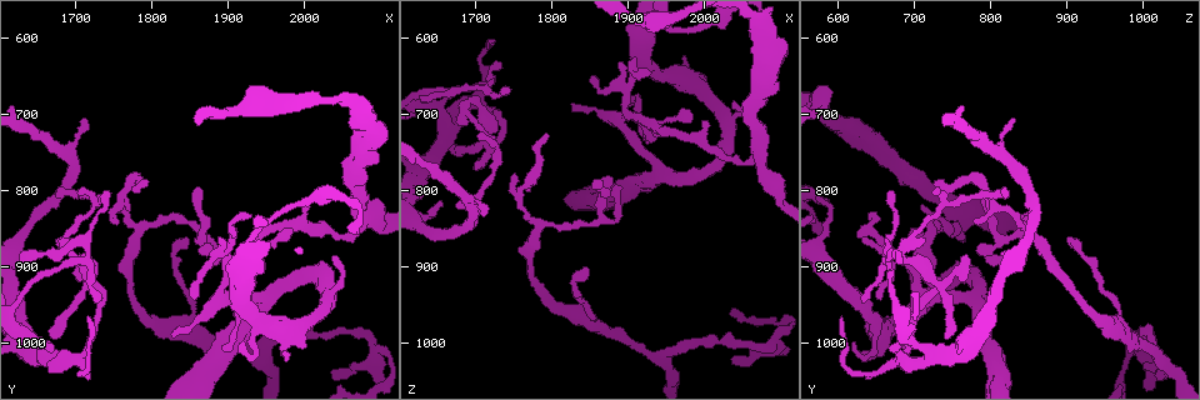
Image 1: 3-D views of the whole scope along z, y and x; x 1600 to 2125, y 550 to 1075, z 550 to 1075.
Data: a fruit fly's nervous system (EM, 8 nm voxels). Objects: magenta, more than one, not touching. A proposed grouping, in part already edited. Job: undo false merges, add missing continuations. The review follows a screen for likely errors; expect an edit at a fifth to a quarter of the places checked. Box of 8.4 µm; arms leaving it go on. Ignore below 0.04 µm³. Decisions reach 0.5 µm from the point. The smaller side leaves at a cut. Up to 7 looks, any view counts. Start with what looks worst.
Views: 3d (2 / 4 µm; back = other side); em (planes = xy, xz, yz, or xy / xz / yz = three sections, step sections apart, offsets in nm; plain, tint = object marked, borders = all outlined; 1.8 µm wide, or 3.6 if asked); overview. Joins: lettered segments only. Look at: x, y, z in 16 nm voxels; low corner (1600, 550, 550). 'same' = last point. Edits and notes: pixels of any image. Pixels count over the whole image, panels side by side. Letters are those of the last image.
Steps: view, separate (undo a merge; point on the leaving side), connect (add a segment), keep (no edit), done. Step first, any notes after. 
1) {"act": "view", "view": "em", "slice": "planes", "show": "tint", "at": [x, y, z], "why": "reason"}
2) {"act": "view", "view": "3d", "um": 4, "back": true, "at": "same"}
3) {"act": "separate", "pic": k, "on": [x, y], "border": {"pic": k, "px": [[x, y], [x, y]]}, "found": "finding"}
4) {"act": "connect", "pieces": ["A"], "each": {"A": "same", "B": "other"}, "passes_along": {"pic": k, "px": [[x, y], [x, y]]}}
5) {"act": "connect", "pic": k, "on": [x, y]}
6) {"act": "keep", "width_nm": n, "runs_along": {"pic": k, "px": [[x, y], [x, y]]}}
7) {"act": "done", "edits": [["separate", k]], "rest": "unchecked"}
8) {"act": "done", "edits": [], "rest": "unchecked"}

{"act": "view", "view": "em", "slice": "planes", "show": "borders", "at": [1795, 790, 725], "why": "thin end"}

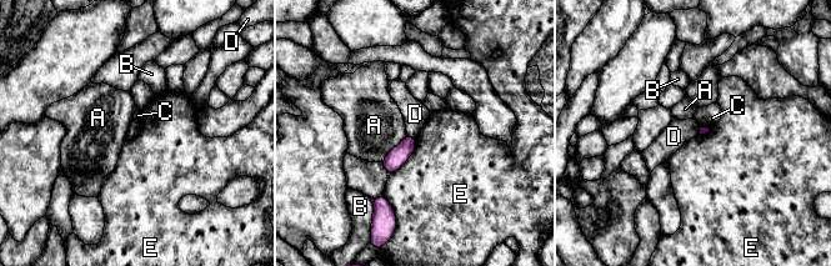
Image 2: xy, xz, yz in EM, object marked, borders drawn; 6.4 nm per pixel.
{"act": "keep", "longest_contact_nm": ["E", 300], "each": {"A": "other", "B": "other", "C": "other", "D": "other", "E": "other"}, "border": {"pic": 2, "px": [[408, 134], [414, 137]]}, "found": "no lettered segment goes on from it"}

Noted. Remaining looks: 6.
{"act": "view", "view": "em", "slice": "xz", "step": 16, "show": "borders", "at": [1715, 710, 835], "why": "tapers out"}

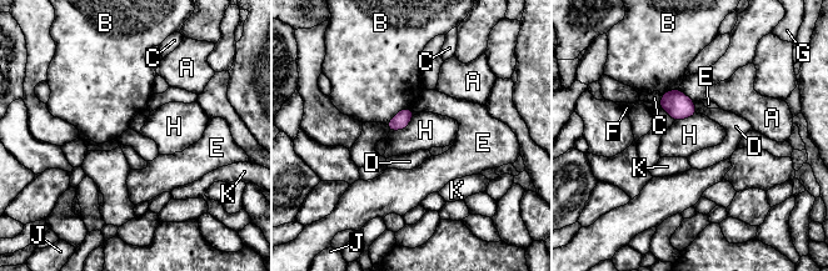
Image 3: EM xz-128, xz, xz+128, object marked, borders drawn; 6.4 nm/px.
{"act": "view", "view": "em", "slice": "planes", "show": "borders", "at": "same", "why": "cut it another way"}

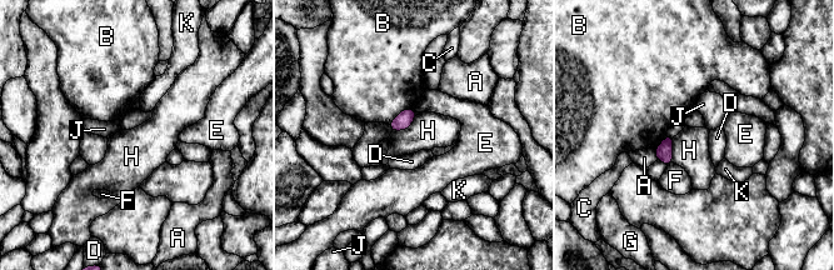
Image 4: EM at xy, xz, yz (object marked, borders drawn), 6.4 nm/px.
{"act": "keep", "each": {"A": "other", "B": "other", "C": "other", "D": "other", "E": "other", "F": "other", "G": "other", "H": "other", "J": "other", "K": "other"}, "found": "no lettered segment goes on from it"}

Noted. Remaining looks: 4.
{"act": "view", "view": "em", "slice": "xz", "step": 4, "show": "tint", "at": [2075, 845, 765]}

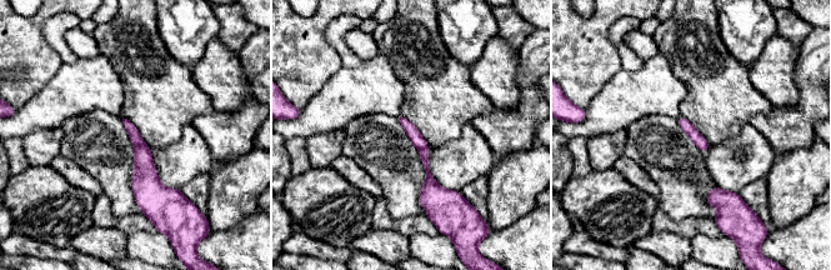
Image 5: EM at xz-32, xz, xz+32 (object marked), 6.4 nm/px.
{"act": "view", "view": "em", "slice": "planes", "show": "borders", "at": "same"}

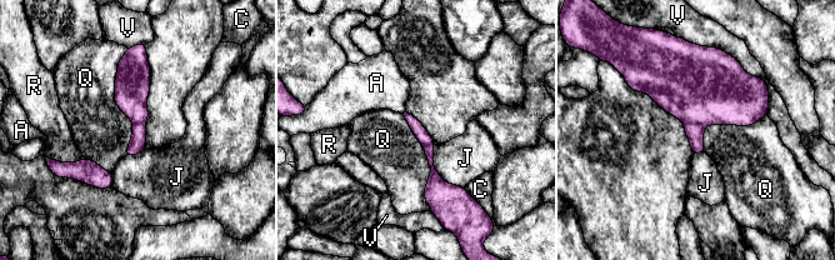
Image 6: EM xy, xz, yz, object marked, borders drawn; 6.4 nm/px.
{"act": "separate", "pic": 6, "on": [713, 90], "width_nm": 80, "each": {"A": "other", "C": "other", "J": "other", "Q": "other", "R": "other", "V": "other"}, "border": {"pic": 6, "px": [[685, 121], [704, 125]]}, "found": "two neurons meet here"}

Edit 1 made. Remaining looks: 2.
{"act": "done", "edits": [["separate", 6]], "rest": "unchecked"}

